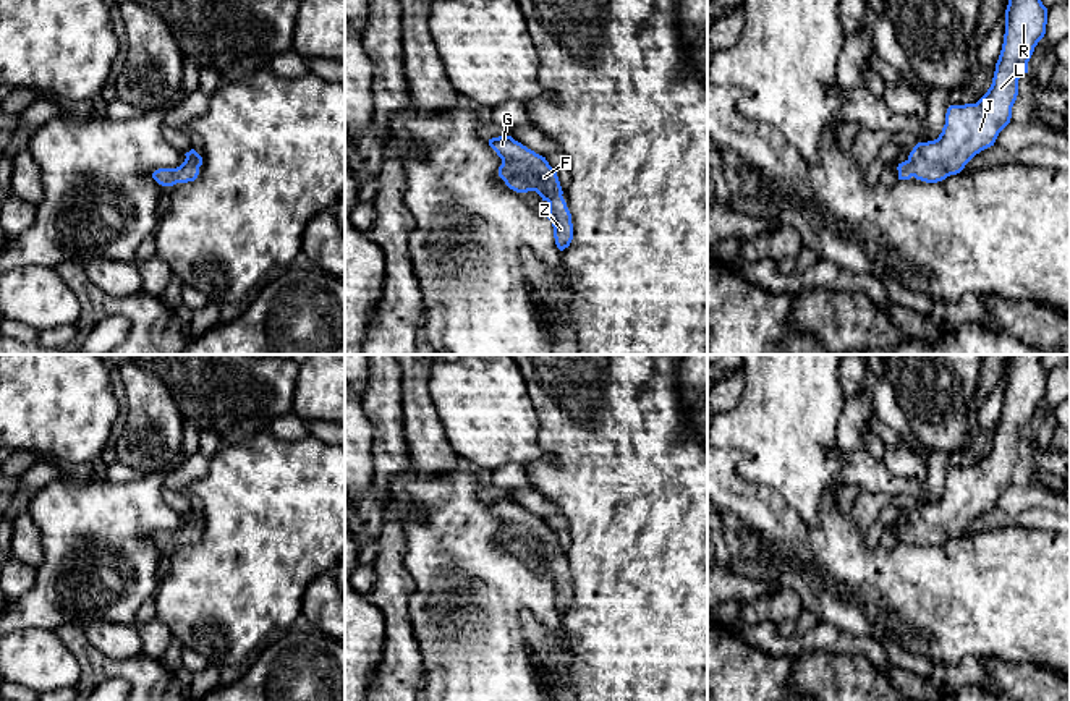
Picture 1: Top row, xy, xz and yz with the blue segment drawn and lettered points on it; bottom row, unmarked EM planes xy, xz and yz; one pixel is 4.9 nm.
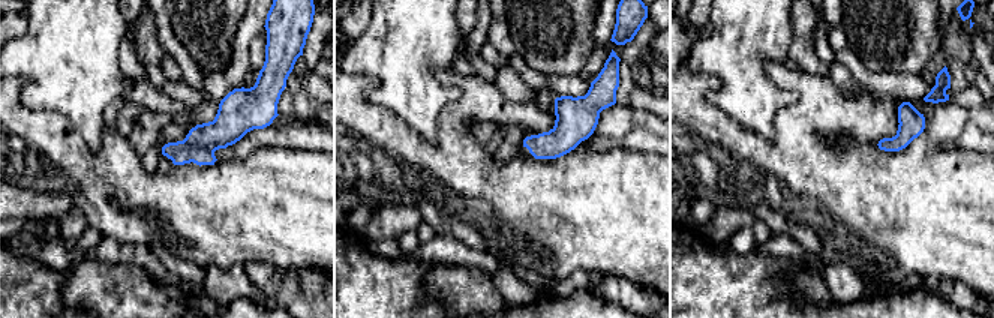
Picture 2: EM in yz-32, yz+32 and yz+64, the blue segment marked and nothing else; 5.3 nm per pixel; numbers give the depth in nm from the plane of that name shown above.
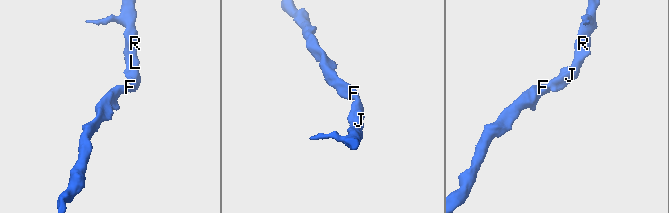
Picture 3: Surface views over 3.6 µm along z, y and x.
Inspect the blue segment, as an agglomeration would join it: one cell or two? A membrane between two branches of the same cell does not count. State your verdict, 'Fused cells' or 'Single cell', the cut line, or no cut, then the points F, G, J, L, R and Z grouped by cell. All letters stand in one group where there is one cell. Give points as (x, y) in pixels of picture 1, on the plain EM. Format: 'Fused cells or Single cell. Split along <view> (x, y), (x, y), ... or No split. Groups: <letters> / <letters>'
Single cell. No split. Groups: F G J L R Z

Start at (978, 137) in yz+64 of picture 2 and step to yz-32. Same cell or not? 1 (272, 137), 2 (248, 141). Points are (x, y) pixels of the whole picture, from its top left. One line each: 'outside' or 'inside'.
1: inside
2: inside

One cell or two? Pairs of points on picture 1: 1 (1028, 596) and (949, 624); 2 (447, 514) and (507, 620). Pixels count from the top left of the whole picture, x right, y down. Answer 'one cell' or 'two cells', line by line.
1: one cell
2: one cell

